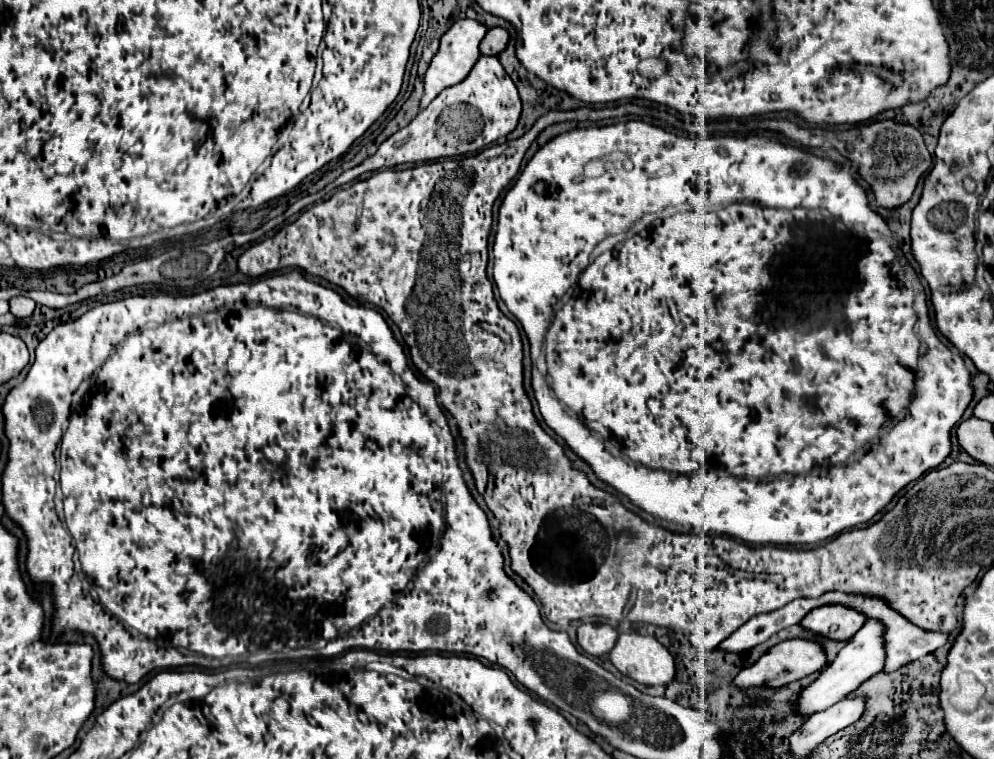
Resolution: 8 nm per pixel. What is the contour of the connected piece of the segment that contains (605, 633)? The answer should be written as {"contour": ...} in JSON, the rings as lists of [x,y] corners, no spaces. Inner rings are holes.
{"contour":[[[582,623],[578,627],[578,643],[588,655],[606,655],[616,645],[618,631],[612,625],[598,623]]]}

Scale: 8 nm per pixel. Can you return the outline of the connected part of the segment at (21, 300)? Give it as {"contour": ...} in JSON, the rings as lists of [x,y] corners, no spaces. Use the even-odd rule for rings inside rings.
{"contour":[[[12,297],[10,299],[10,313],[18,319],[30,317],[34,313],[34,307],[36,307],[36,303],[28,297]]]}

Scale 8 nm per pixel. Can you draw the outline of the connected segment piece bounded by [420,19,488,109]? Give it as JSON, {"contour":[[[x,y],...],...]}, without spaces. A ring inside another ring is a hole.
{"contour":[[[458,19],[440,39],[440,49],[434,55],[428,71],[426,71],[426,79],[424,79],[424,97],[420,101],[420,107],[424,109],[434,97],[438,97],[444,89],[458,85],[460,81],[464,81],[464,77],[470,75],[472,67],[478,63],[480,59],[480,43],[484,39],[484,35],[488,33],[488,27],[476,19]]]}

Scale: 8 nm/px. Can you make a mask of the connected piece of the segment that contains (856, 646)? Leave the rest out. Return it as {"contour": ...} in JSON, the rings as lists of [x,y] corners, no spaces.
{"contour":[[[872,619],[872,621],[866,621],[862,625],[862,629],[848,641],[848,645],[838,653],[838,657],[826,667],[820,671],[820,677],[808,685],[802,693],[800,693],[800,699],[798,699],[798,709],[796,713],[800,715],[812,715],[816,711],[822,711],[822,709],[828,709],[832,703],[836,701],[842,701],[848,693],[852,693],[860,683],[864,683],[868,677],[872,677],[874,673],[882,671],[884,667],[884,661],[886,661],[886,631],[884,631],[884,623],[878,621],[878,619]]]}

